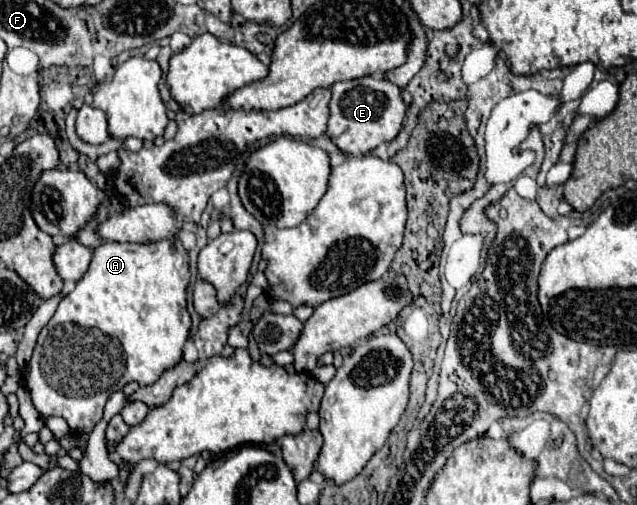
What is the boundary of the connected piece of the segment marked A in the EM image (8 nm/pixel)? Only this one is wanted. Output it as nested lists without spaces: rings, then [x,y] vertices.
[[[169,236],[153,244],[99,244],[93,250],[89,270],[77,282],[75,290],[59,302],[57,312],[41,330],[33,356],[25,366],[23,380],[39,414],[43,418],[61,416],[73,432],[89,434],[103,418],[103,406],[111,392],[123,390],[127,382],[147,386],[167,366],[175,366],[183,356],[183,344],[191,328],[185,300],[189,278],[189,254],[179,236]]]

